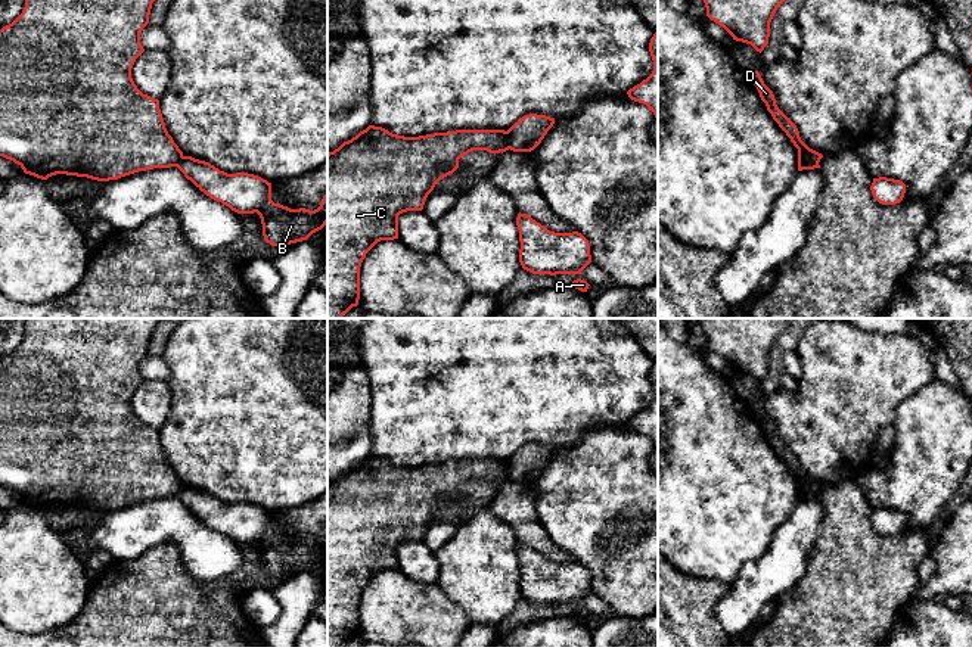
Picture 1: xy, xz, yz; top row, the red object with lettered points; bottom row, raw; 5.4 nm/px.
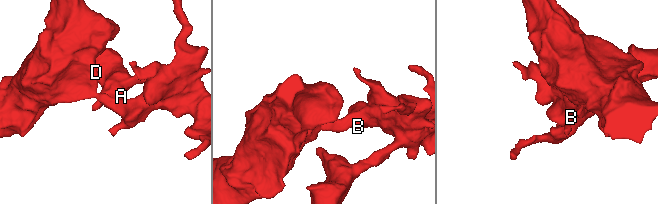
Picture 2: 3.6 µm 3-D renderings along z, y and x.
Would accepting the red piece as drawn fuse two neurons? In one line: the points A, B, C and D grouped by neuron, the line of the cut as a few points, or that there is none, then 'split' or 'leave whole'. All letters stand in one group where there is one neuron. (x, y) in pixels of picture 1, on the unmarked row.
groups A B / C D; cut yz (798, 487), (817, 494); split

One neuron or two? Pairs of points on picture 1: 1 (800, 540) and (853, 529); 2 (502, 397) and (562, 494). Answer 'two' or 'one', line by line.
1: two
2: two

